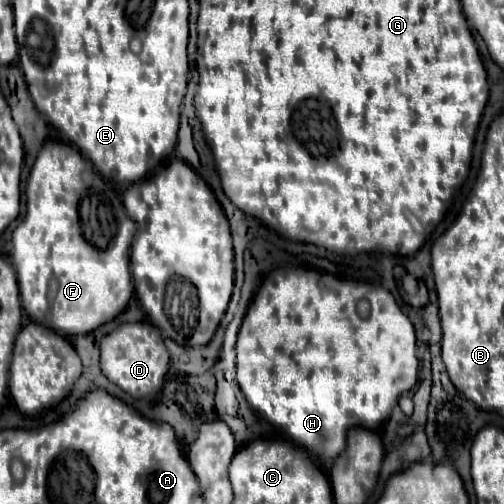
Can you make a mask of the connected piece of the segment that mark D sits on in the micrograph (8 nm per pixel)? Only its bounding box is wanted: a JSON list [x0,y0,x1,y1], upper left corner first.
[100,322,170,398]

